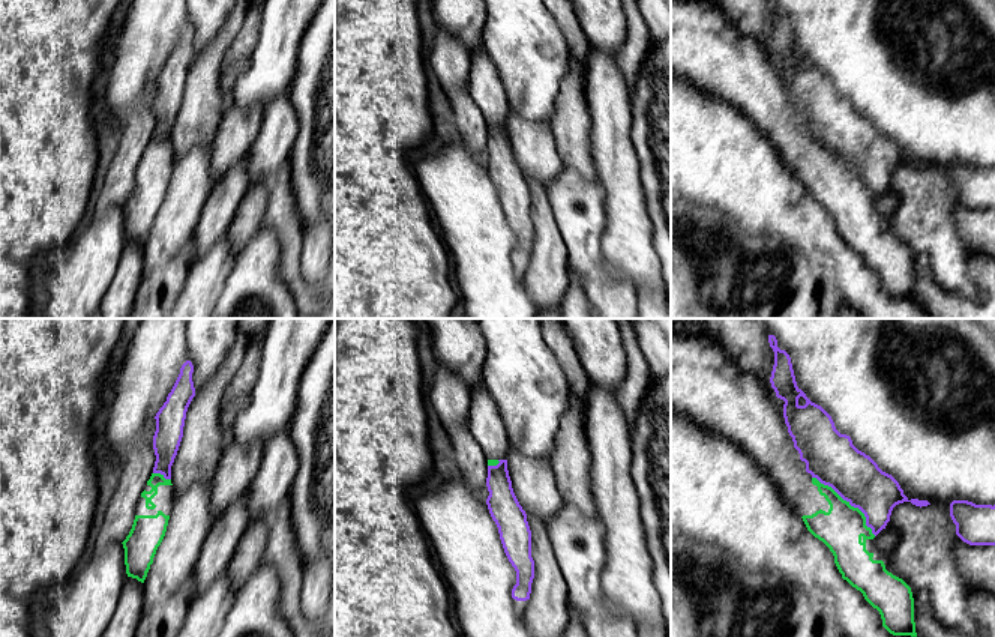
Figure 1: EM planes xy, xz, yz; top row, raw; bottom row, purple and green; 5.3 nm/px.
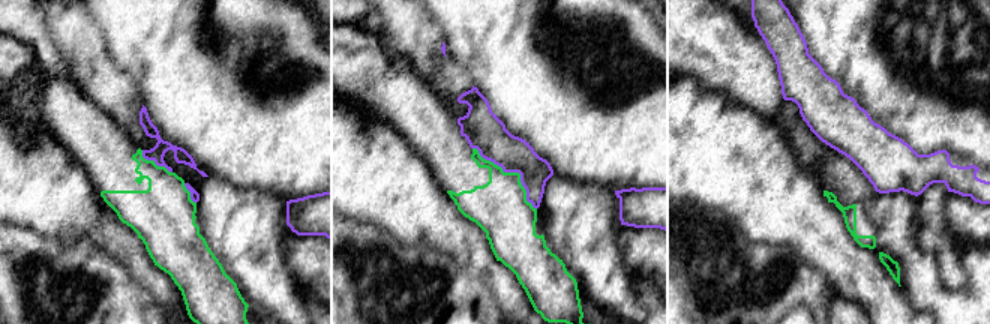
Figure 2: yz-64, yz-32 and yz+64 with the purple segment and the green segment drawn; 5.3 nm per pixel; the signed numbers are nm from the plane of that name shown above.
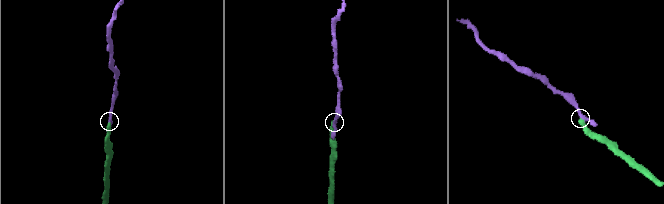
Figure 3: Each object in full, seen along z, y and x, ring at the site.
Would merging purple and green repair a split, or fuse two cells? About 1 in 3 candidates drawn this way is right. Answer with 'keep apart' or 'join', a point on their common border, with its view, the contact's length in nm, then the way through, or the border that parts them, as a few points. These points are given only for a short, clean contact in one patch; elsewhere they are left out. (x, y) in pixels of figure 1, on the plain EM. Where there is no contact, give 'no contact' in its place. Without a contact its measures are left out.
keep apart; meets purple in yz at (848, 164); contact 460 nm long; border along yz (812, 140), (830, 149), (856, 170), (875, 199)

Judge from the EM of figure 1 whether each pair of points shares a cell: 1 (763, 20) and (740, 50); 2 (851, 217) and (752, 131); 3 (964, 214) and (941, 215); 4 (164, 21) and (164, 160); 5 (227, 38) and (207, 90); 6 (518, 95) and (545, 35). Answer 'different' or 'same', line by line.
1: different
2: different
3: different
4: different
5: same
6: same

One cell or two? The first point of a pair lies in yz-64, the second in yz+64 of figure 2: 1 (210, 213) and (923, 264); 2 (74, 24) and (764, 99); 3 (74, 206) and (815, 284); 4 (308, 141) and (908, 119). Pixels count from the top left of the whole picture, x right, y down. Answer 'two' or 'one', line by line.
1: two
2: two
3: two
4: one

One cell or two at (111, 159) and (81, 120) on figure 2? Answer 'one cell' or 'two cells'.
one cell

